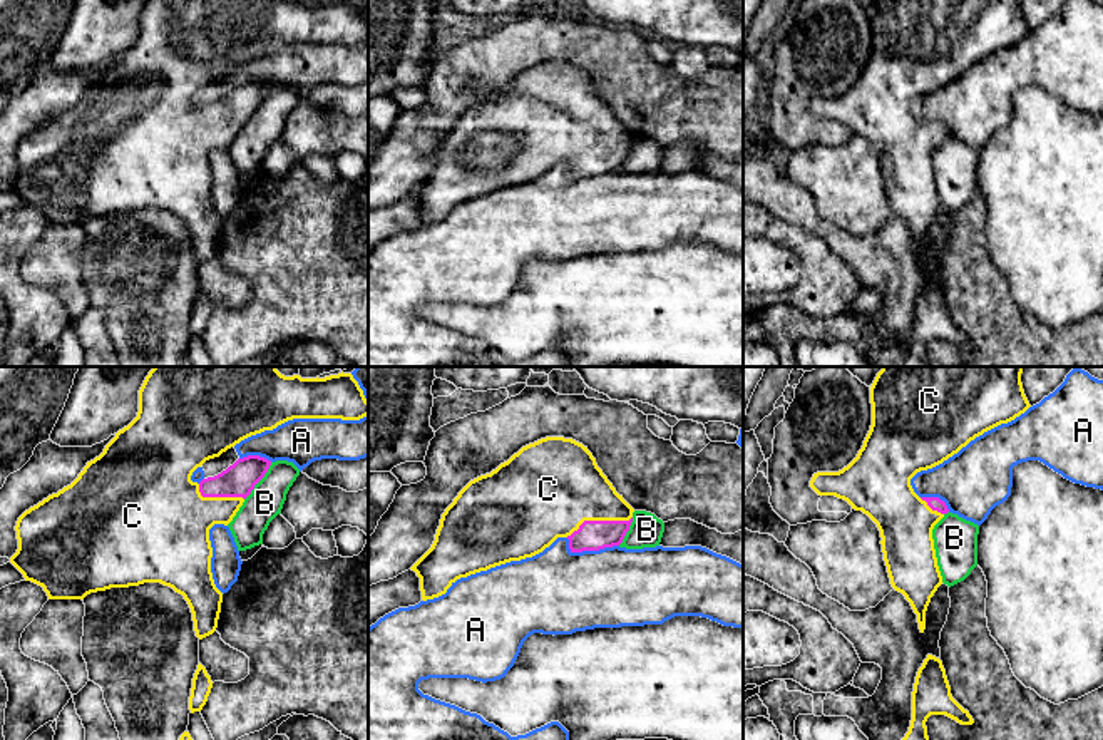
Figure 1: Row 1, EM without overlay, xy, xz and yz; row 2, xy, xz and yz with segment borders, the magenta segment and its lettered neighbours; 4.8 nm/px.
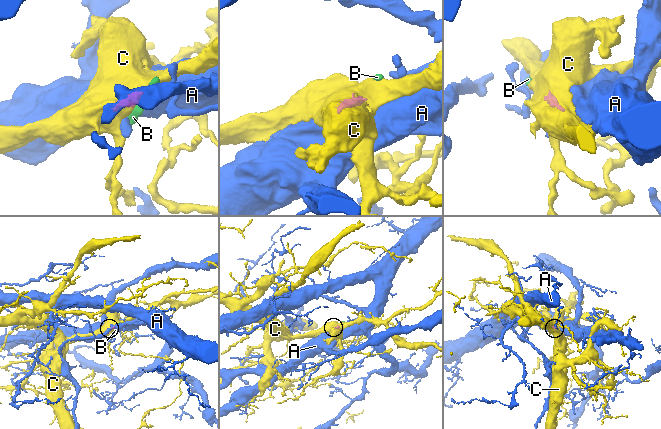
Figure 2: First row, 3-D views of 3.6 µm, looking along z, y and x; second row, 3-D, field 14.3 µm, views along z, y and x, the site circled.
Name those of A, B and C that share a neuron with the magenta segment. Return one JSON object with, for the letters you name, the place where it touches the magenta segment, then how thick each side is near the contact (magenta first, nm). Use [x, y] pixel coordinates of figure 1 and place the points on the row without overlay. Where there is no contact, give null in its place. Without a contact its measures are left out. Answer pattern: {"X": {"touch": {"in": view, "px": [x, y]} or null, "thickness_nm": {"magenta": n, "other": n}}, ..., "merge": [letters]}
{"C": {"touch": {"in": "xz", "px": [598, 146]}, "thickness_nm": {"magenta": 140, "other": 420}}, "merge": ["C"]}

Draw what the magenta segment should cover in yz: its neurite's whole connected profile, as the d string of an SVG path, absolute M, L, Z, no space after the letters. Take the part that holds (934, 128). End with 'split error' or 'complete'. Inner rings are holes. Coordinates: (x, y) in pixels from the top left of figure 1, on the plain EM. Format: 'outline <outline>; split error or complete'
outline M877 0L870 28L872 50L857 82L839 97L813 99L810 112L818 121L847 126L877 149L890 209L911 228L924 258L927 231L942 209L932 154L949 134L939 122L919 122L911 104L942 89L984 57L1014 45L1031 30L1021 0Z; split error

